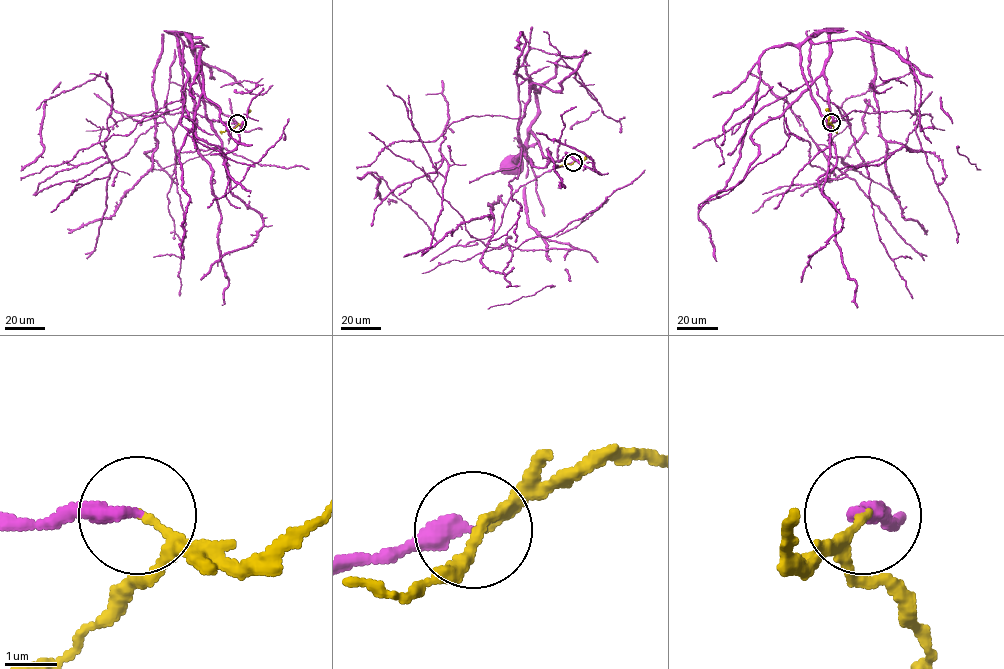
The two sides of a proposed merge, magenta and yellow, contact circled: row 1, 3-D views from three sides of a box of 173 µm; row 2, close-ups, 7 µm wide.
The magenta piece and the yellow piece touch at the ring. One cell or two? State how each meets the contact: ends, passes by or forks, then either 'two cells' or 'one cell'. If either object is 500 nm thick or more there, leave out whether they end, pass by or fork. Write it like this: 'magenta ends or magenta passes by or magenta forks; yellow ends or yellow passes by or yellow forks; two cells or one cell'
magenta ends; yellow ends; two cells

